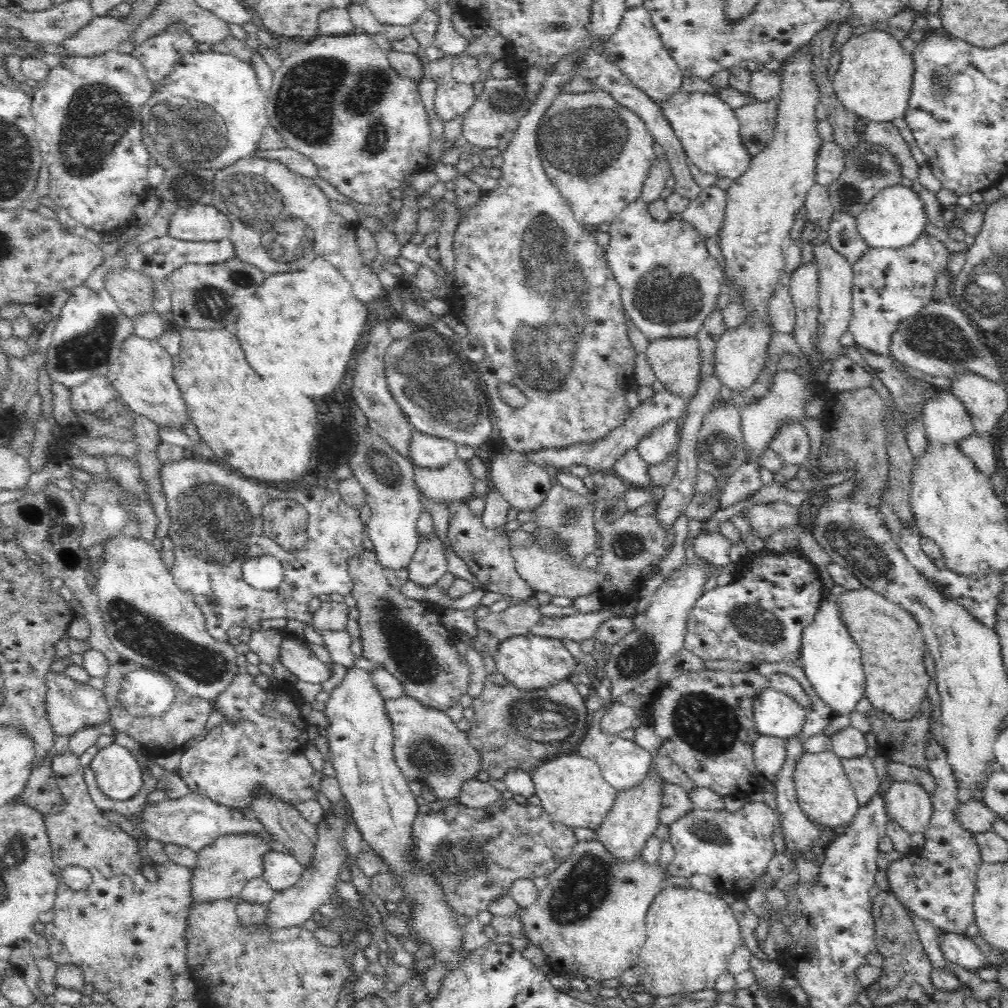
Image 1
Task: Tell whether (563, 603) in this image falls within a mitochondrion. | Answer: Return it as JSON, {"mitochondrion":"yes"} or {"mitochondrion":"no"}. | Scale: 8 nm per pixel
{"mitochondrion":"no"}

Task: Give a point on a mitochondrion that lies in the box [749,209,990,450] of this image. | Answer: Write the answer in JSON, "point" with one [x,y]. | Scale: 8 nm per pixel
{"point":[939,337]}

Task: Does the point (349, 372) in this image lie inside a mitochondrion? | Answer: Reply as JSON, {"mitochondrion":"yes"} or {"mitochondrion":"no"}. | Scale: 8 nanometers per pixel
{"mitochondrion":"no"}

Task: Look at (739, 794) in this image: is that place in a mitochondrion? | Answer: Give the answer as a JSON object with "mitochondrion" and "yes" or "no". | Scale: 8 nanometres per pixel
{"mitochondrion":"no"}

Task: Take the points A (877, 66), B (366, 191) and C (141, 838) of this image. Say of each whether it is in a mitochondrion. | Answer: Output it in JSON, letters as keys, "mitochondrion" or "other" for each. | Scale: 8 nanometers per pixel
{"A":"other","B":"other","C":"other"}

